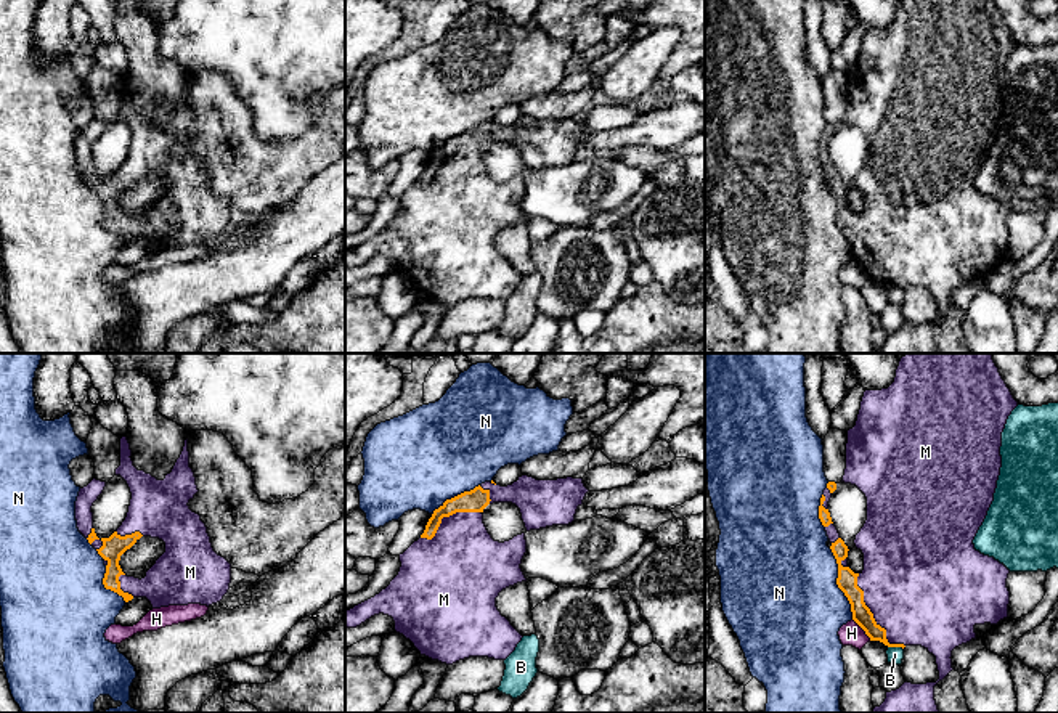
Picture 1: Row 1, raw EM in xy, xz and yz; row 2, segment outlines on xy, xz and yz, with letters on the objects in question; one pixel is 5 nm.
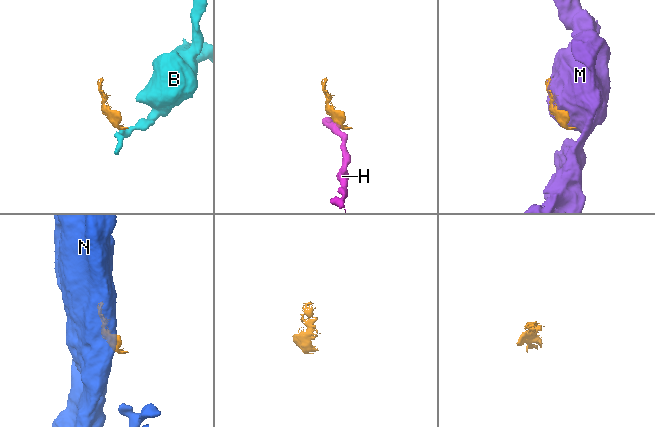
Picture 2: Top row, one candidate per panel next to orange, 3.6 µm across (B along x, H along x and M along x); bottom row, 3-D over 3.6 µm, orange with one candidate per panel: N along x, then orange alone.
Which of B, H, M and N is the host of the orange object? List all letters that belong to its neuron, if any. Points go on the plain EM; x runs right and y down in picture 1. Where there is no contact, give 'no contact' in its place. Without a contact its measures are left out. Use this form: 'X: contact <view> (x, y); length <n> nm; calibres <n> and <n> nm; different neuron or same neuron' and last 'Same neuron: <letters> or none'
B: contact yz (896, 286); length 80 nm; calibres 100 and 80 nm; different neuron
H: contact yz (862, 268); length 140 nm; calibres 100 and 110 nm; different neuron
M: contact yz (872, 256); length 440 nm; calibres 100 and 480 nm; same neuron
N: contact yz (837, 224); length 380 nm; calibres 100 and 500 nm; different neuron
Same neuron: M

